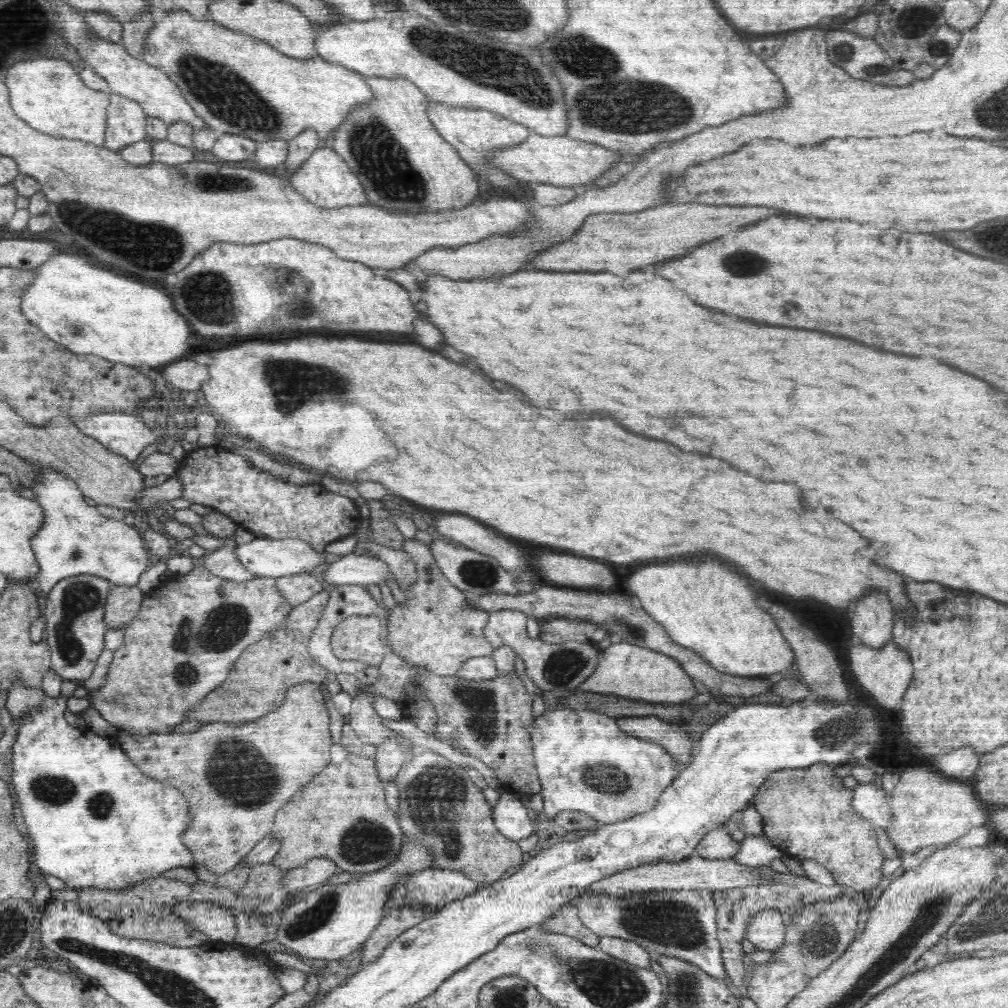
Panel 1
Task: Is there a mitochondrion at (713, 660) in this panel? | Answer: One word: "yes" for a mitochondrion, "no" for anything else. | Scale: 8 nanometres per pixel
no

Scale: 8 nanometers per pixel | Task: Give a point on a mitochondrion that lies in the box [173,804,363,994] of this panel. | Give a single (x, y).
(309, 919)

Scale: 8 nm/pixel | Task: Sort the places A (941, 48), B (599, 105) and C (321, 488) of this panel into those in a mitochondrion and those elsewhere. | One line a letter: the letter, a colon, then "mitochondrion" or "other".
A: mitochondrion
B: mitochondrion
C: other

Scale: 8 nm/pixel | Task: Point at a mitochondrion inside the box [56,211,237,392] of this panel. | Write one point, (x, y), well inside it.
(74, 328)

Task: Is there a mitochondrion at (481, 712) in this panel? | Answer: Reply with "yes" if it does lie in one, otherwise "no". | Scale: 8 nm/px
yes

